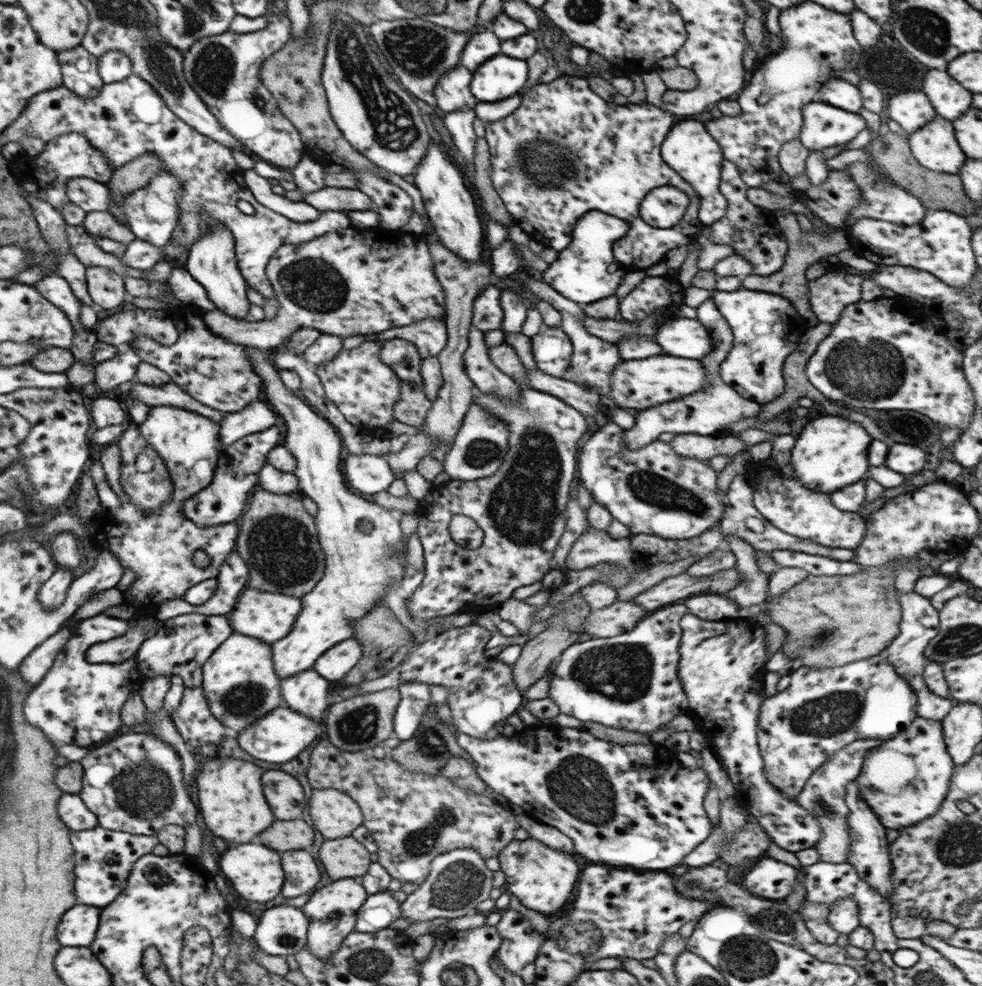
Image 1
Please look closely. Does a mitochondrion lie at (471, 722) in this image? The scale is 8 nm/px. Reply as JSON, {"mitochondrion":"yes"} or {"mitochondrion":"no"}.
{"mitochondrion":"no"}

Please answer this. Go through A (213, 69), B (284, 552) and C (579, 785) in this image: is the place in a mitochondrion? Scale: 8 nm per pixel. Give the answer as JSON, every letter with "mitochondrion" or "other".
{"A":"mitochondrion","B":"mitochondrion","C":"mitochondrion"}

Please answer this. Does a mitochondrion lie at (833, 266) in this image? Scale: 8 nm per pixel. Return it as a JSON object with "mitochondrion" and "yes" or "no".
{"mitochondrion":"no"}

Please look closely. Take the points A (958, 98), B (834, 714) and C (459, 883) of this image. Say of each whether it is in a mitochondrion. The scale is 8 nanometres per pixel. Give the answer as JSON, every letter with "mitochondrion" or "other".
{"A":"other","B":"mitochondrion","C":"mitochondrion"}

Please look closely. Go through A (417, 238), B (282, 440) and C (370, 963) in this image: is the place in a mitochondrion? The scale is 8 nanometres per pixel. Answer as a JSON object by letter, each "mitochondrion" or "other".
{"A":"other","B":"other","C":"mitochondrion"}

